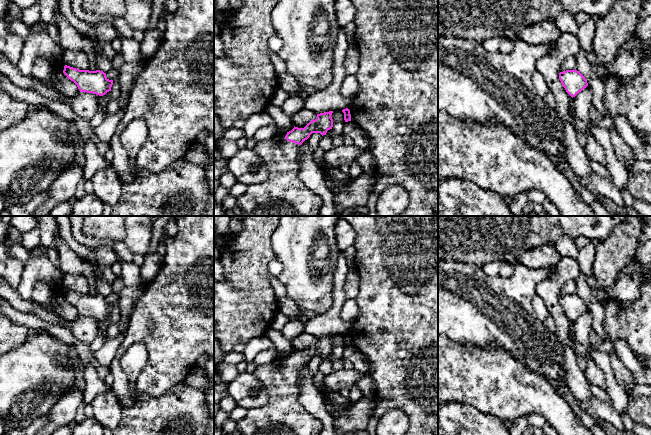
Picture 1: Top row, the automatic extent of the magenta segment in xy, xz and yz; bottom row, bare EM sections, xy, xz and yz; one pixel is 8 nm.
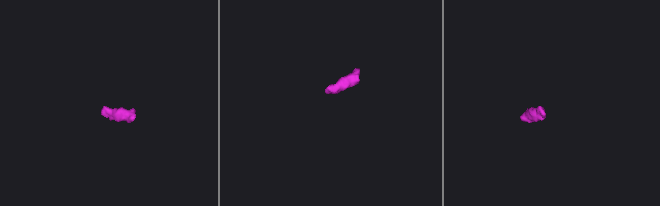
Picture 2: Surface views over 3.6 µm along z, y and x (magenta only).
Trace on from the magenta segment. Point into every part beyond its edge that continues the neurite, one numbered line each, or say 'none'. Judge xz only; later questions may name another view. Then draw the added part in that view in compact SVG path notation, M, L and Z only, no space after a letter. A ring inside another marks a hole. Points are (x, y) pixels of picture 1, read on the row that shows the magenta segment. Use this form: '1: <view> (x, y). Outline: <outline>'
1: xz (283, 193). Outline: M287 133L277 134L273 138L258 142L254 151L267 165L268 177L260 184L247 186L247 190L237 198L235 209L225 210L223 216L319 216L322 199L311 189L306 187L299 178L300 173L300 145L287 141Z

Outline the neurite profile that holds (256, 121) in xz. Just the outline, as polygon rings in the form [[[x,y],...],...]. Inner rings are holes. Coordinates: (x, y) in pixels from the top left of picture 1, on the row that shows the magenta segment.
[[[265,111],[255,113],[251,115],[245,122],[243,127],[245,135],[244,137],[247,139],[252,138],[259,129],[273,124],[275,124],[273,118]]]

